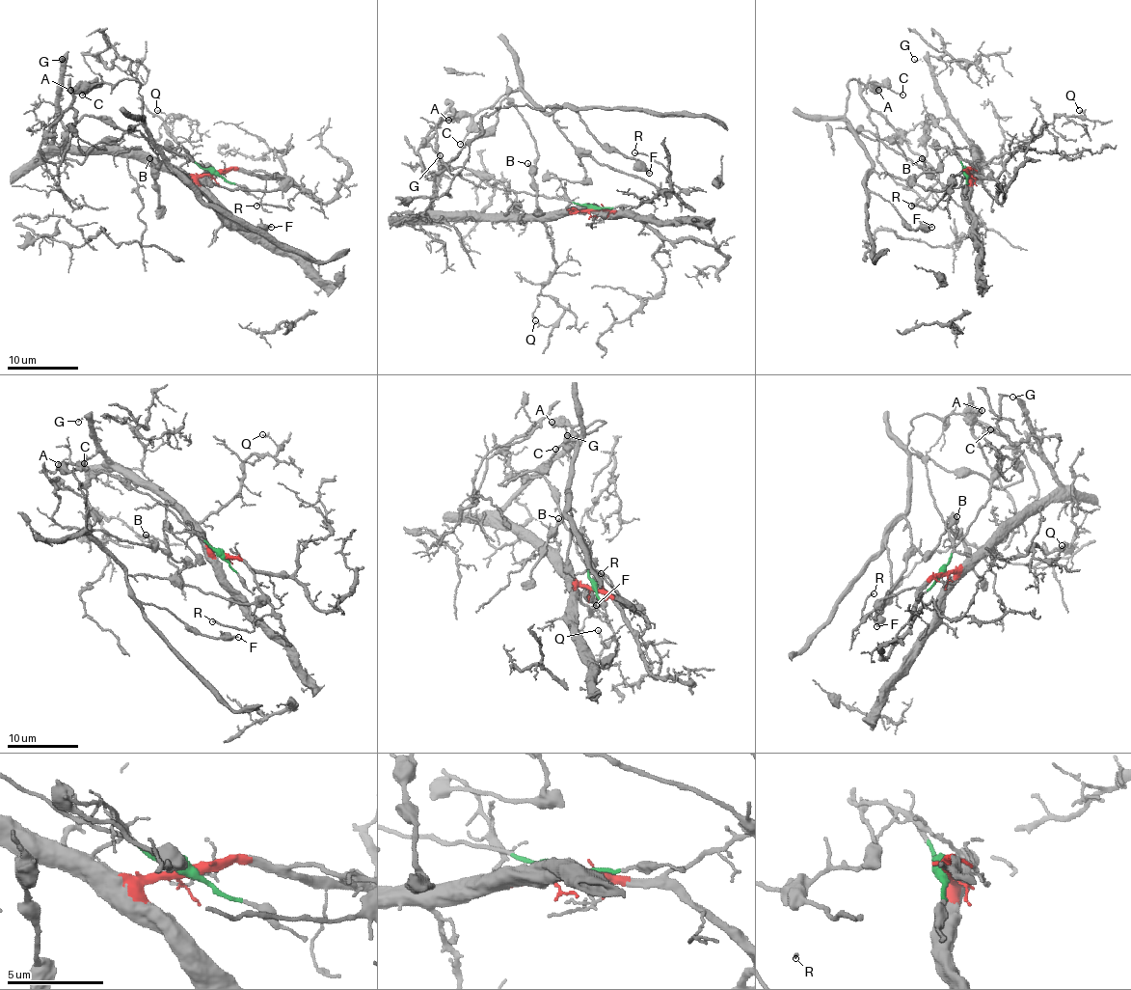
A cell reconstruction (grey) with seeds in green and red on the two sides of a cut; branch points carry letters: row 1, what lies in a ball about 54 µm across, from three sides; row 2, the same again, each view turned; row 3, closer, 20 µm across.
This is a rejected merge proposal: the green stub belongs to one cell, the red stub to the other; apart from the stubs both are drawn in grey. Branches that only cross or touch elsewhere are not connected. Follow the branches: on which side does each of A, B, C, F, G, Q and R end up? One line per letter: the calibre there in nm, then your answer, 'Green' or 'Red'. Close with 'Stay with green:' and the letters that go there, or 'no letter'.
A: Thickness 600 nm. Green
B: Thickness 140 nm. Green
C: Thickness 120 nm. Green
F: Thickness 280 nm. Green
G: Thickness 90 nm. Red
Q: Thickness 90 nm. Red
R: Thickness 170 nm. Red
Stay with green: A, B, C, F

